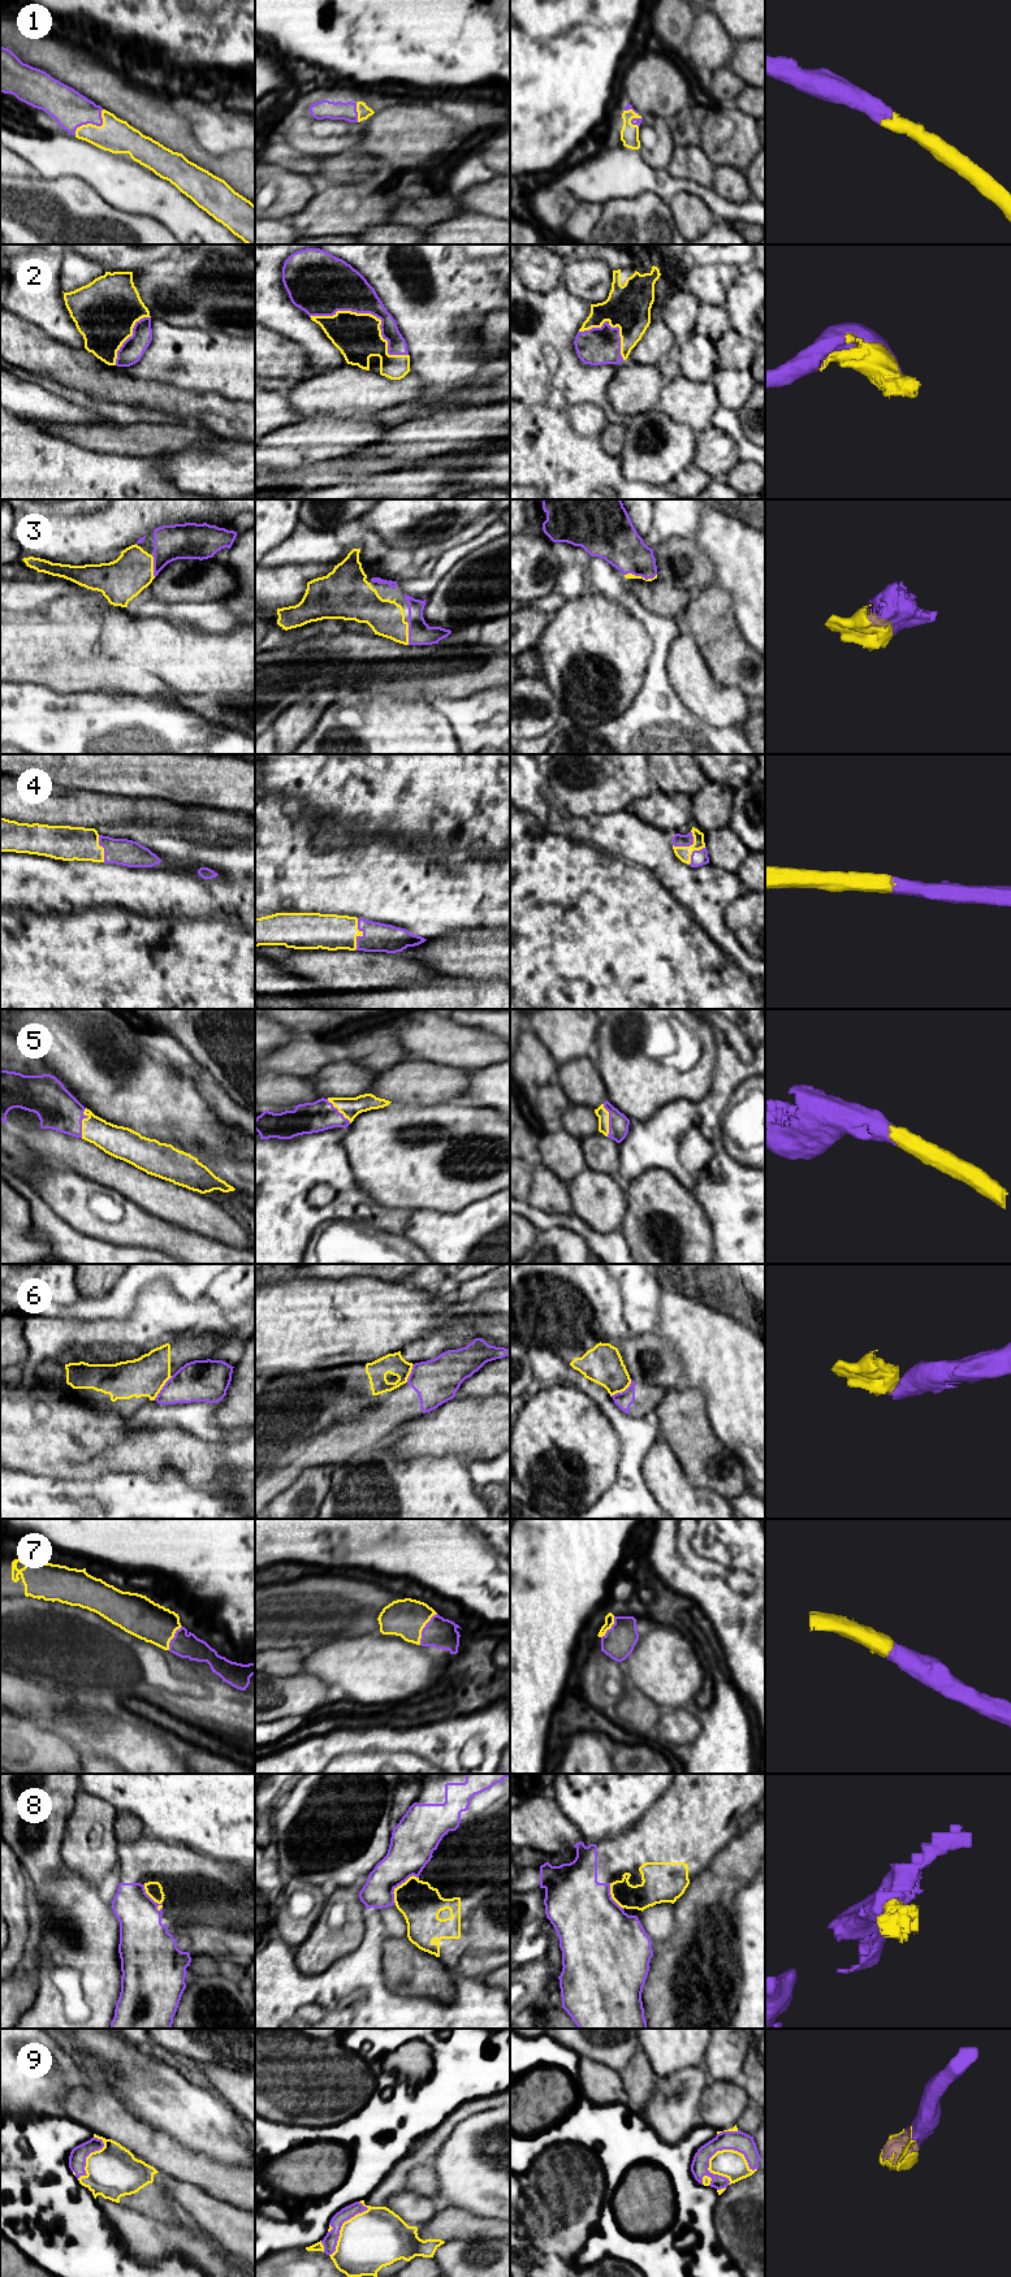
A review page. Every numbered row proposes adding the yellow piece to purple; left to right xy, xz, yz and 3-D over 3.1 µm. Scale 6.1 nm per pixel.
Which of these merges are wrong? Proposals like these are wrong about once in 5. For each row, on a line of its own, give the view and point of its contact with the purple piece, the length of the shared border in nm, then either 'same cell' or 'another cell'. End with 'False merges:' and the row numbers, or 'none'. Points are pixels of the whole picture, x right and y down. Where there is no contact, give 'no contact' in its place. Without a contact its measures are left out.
1: contact xy (94, 124); length 240 nm; same cell
2: contact xz (371, 314); length 650 nm; same cell
3: contact xz (409, 633); length 140 nm; same cell
4: contact xz (361, 936); length 200 nm; same cell
5: contact xy (81, 1122); length 190 nm; same cell
6: contact xy (163, 1388); length 190 nm; another cell
7: contact xz (423, 1628); length 220 nm; same cell
8: contact xz (398, 1884); length 220 nm; same cell
9: contact yz (731, 2148); length 320 nm; same cell
False merges: 6

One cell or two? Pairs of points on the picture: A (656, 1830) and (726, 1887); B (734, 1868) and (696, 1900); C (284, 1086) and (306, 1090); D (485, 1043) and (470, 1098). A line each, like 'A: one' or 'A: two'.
A: two
B: one
C: one
D: two

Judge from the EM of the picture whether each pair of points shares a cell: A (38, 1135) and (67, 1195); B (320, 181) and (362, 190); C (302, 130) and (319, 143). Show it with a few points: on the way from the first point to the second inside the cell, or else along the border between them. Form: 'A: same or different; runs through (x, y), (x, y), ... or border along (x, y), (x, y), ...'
A: different; border along (39, 1159), (52, 1167), (74, 1171), (82, 1176)
B: different; border along (331, 181), (318, 191)
C: same; runs through (306, 134), (315, 143)

